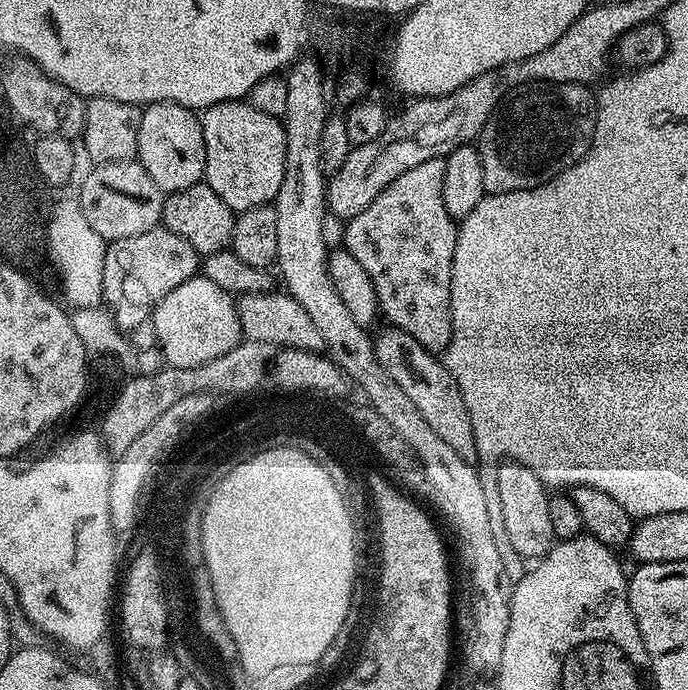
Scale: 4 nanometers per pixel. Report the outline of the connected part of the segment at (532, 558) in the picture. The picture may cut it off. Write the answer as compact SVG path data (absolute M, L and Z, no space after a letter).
M504 460L503 463L501 463L499 465L499 467L497 467L497 468L500 468L500 469L498 469L496 472L497 488L496 488L496 496L495 496L495 492L494 492L494 500L495 500L495 503L496 503L496 500L498 503L500 503L500 512L499 512L499 508L498 508L498 524L499 524L499 527L502 529L503 539L506 541L506 544L507 544L506 539L508 539L509 546L512 547L513 550L516 551L518 555L525 556L525 558L528 559L528 562L535 562L535 561L539 560L540 557L547 554L547 552L549 552L551 550L553 543L554 543L554 537L552 534L552 527L550 526L550 506L548 505L548 501L550 499L549 489L538 478L538 474L534 474L534 470L530 470L526 466L522 466L516 460Z

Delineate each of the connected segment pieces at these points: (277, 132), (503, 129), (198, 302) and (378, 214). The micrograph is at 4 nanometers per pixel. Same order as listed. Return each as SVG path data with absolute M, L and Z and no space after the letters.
M243 99L238 100L223 100L220 104L212 104L210 107L203 109L200 116L202 126L202 134L205 135L205 170L203 183L210 186L210 190L214 190L214 194L218 194L218 198L222 198L222 202L226 202L226 206L230 206L233 213L239 214L257 208L263 204L272 204L276 199L278 190L282 186L282 178L284 177L284 167L286 166L286 134L284 133L284 126L279 115L271 116L268 112L263 112L260 108L255 108L252 104L244 104Z
M542 83L508 91L478 137L485 193L536 188L581 160L596 129L596 96L592 91L582 84Z
M202 274L190 277L182 286L174 286L166 298L158 301L152 310L150 328L156 331L155 343L164 356L165 365L174 368L202 366L226 354L242 340L236 300Z
M427 160L414 170L406 170L366 210L351 217L345 223L343 247L347 248L359 264L370 274L370 282L374 282L376 297L380 303L380 312L388 319L387 323L394 328L402 329L410 338L414 338L428 352L442 354L448 349L452 337L452 259L458 231L457 221L446 210L446 202L442 202L442 178L444 177L444 161Z

